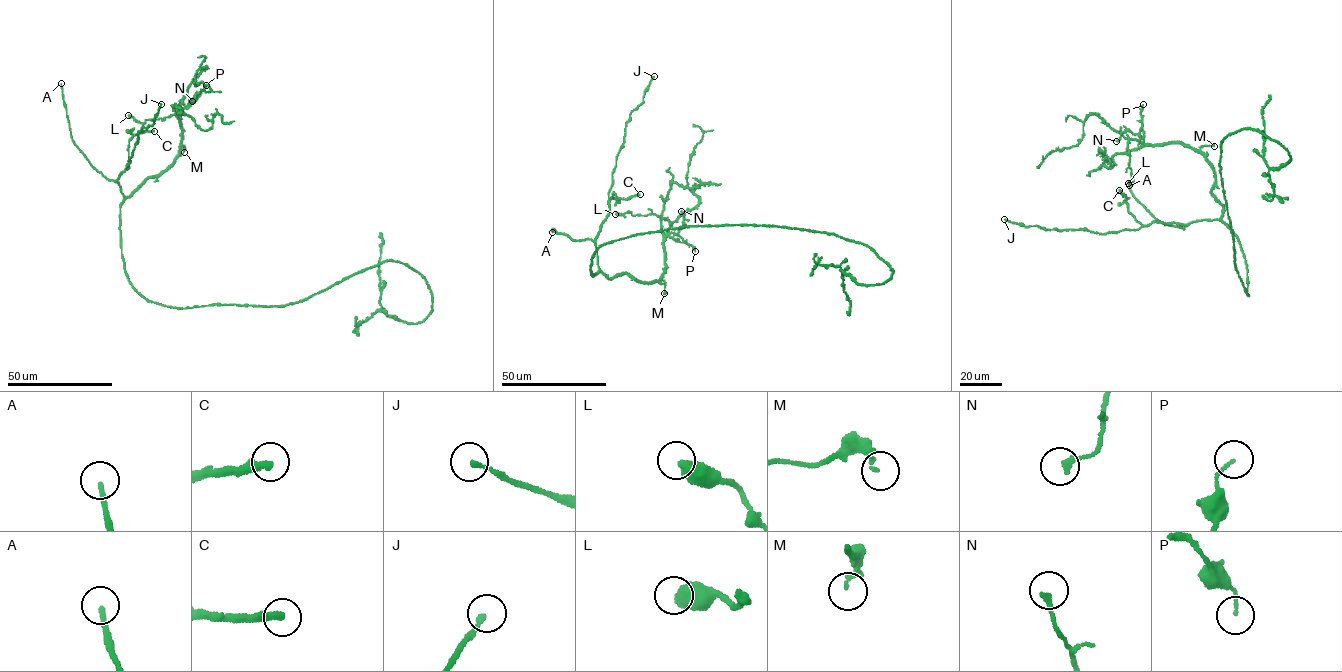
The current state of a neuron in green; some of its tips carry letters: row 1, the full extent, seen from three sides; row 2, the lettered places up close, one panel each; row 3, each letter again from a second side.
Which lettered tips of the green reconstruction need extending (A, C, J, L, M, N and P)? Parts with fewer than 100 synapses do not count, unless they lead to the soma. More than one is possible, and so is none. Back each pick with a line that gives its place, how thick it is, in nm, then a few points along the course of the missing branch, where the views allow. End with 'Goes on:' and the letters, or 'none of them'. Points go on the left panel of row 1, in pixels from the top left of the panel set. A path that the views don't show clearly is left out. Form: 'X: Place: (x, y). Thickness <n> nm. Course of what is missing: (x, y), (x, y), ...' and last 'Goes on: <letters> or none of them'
A: Place: (61, 83). Thickness 180 nm. Course of what is missing: (61, 83), (47, 47)
Goes on: A

